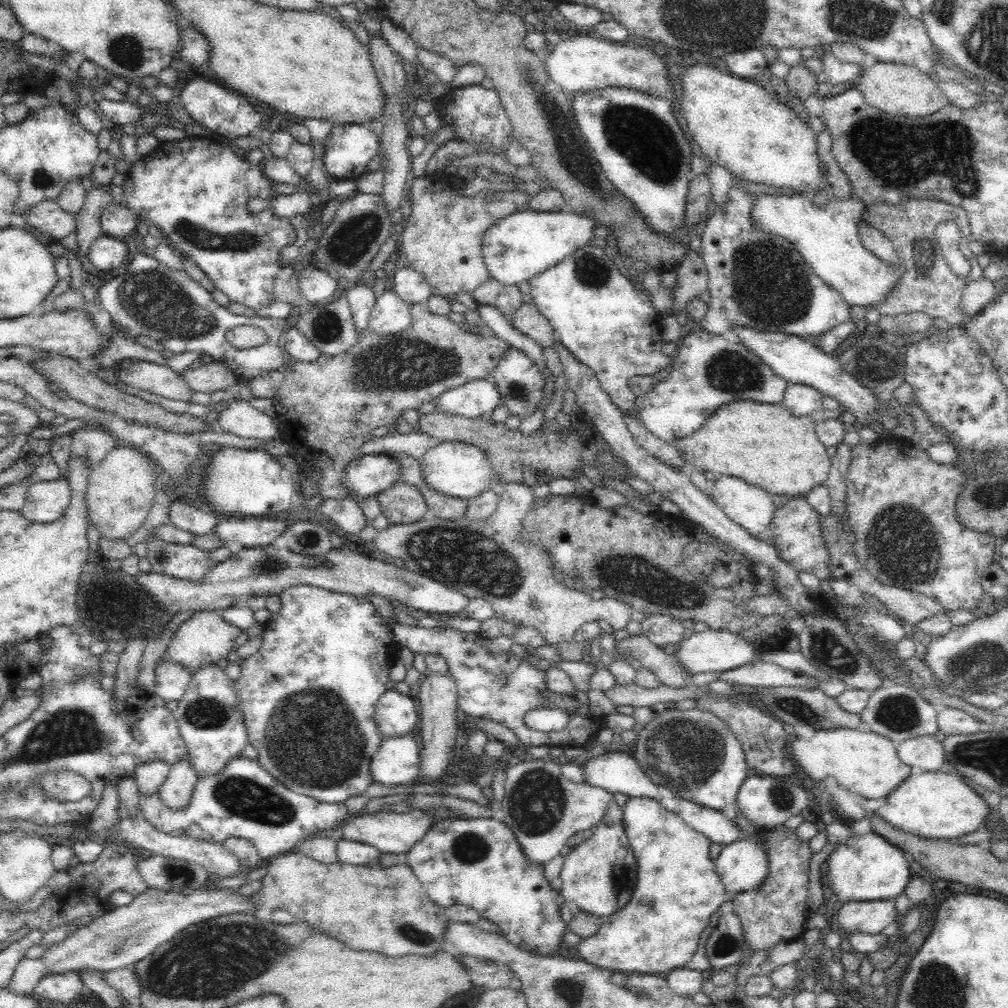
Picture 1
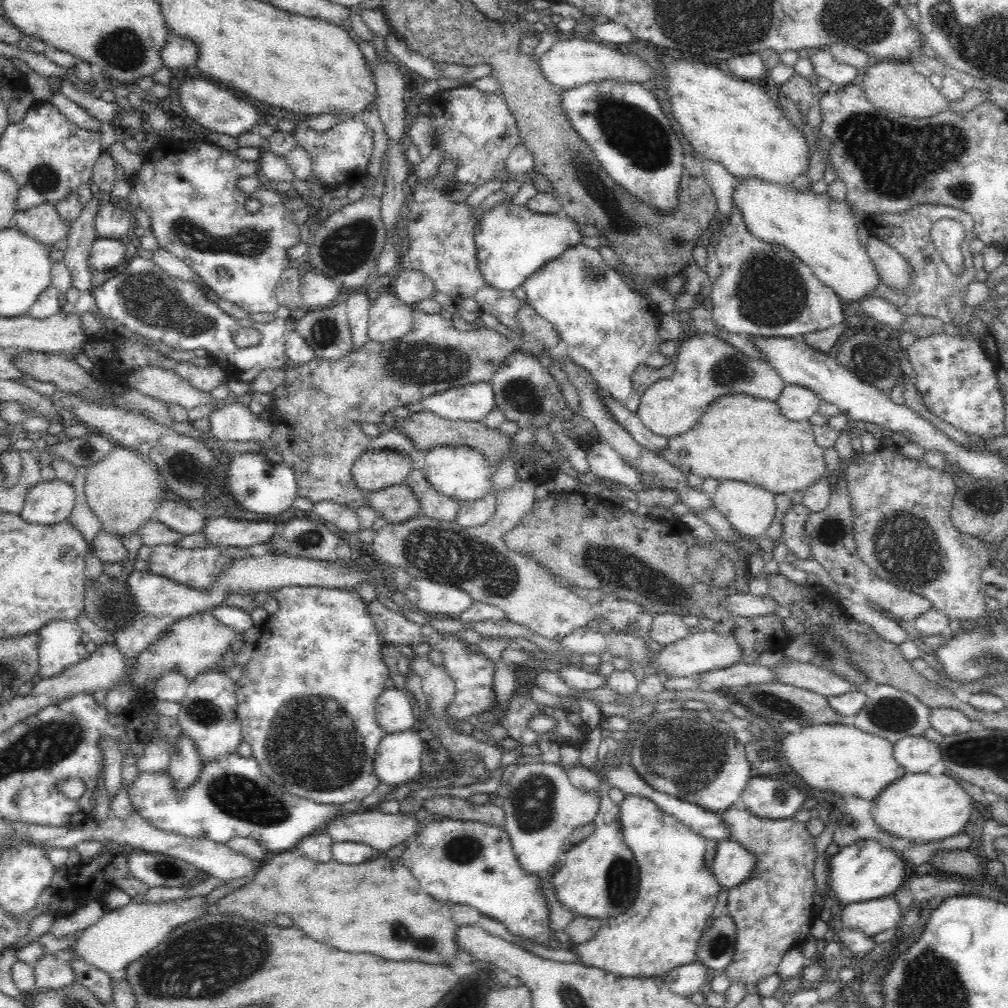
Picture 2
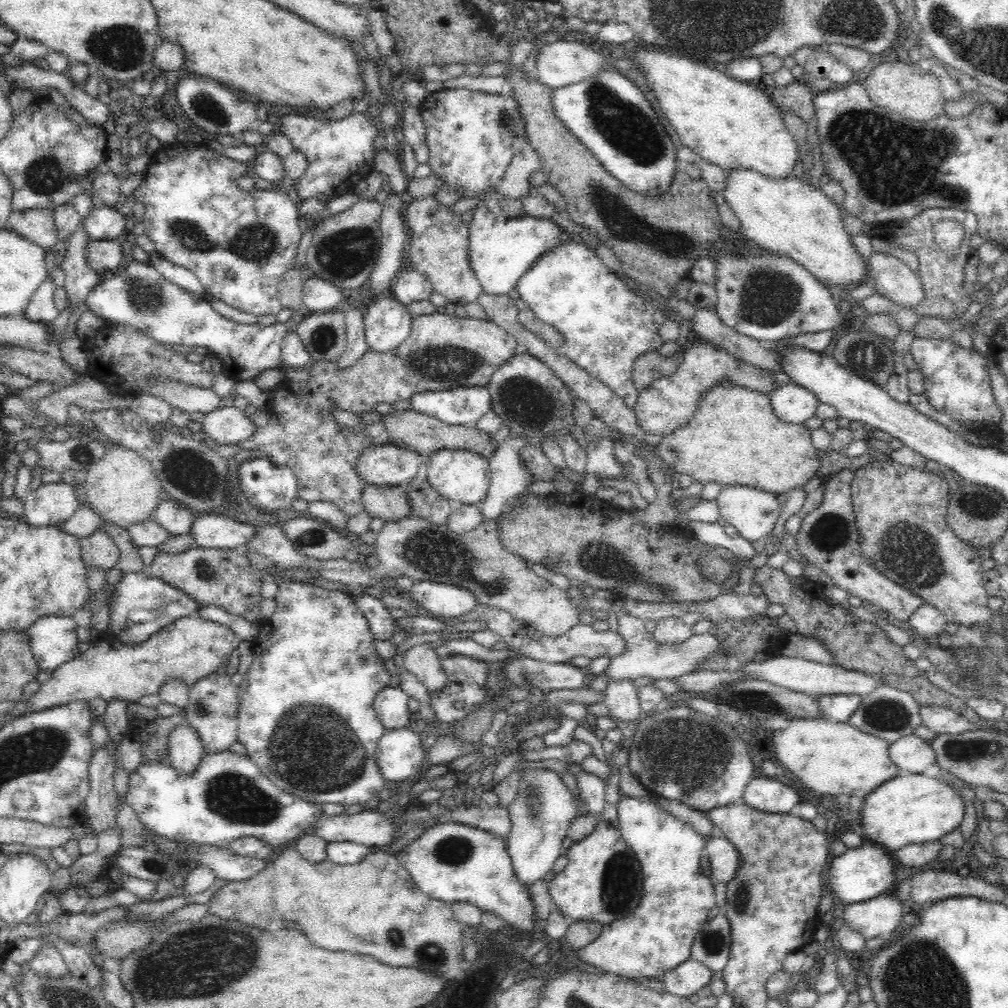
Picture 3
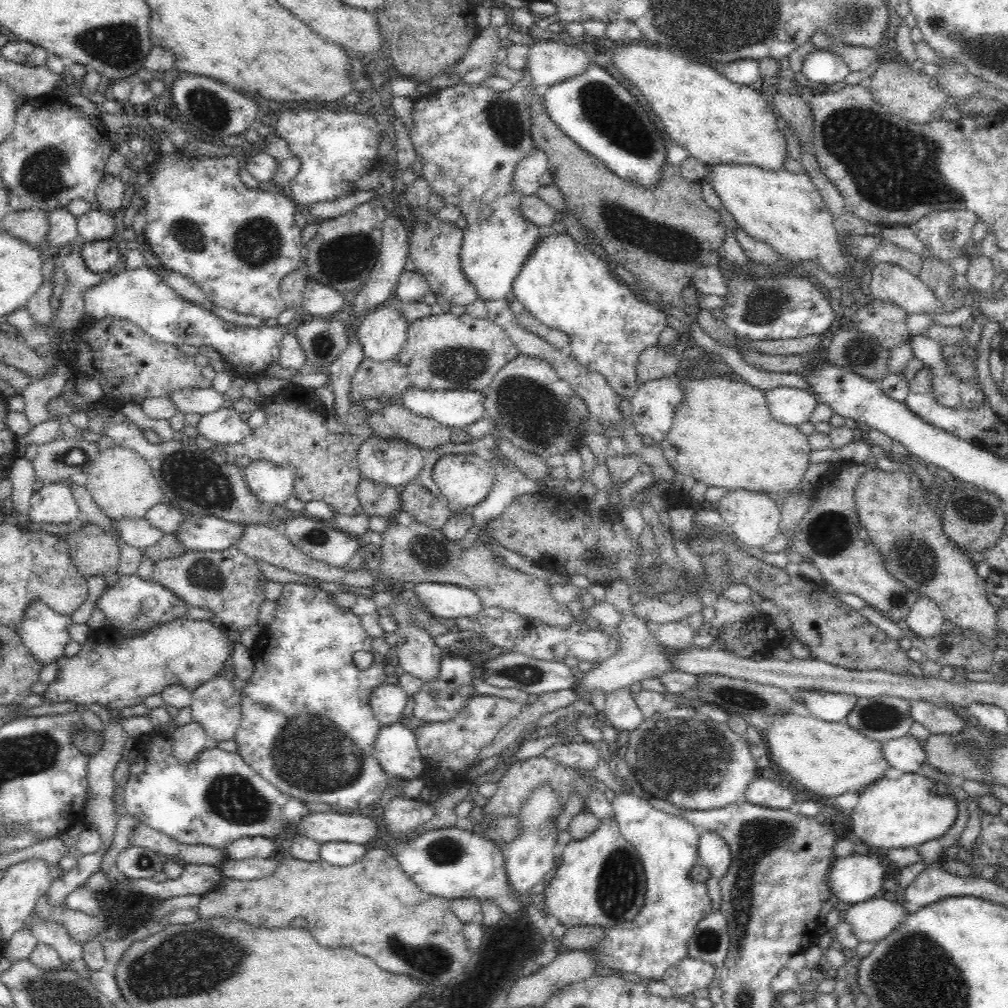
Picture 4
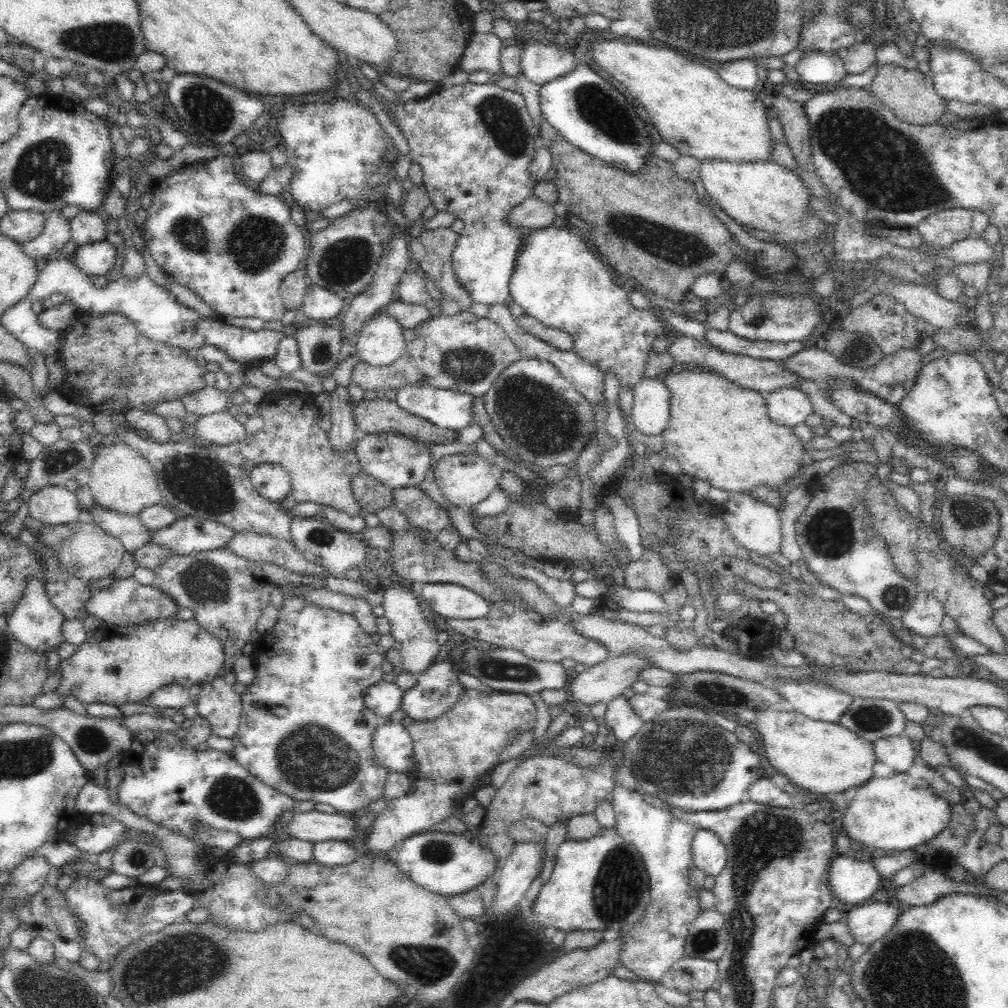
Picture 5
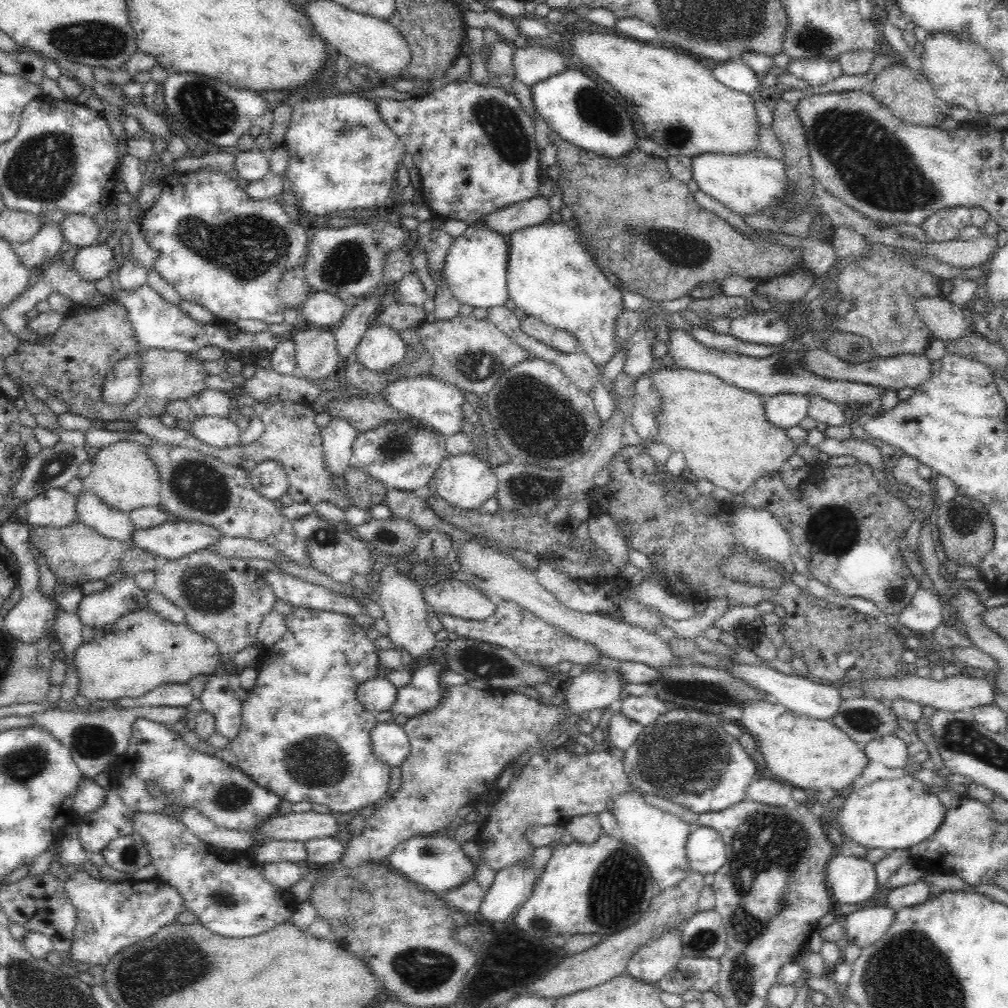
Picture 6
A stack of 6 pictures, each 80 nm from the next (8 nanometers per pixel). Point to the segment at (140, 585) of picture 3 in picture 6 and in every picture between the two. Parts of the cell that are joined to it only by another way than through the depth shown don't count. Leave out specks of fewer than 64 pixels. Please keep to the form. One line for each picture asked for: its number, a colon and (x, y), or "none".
4: (132, 605)
5: (125, 602)
6: (99, 609)

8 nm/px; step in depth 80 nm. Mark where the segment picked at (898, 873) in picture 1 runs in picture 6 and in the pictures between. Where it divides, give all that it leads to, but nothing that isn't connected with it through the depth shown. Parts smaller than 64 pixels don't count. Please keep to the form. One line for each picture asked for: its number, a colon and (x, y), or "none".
2: (865, 870)
3: (859, 874)
4: (855, 878)
5: (852, 880)
6: (851, 880)

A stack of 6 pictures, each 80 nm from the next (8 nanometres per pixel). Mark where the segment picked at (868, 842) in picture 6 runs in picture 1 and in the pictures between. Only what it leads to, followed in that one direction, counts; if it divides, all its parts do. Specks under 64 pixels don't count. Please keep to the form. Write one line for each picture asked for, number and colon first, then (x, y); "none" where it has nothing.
1: (939, 806)
2: (919, 807)
3: (910, 808)
4: (904, 812)
5: (896, 813)

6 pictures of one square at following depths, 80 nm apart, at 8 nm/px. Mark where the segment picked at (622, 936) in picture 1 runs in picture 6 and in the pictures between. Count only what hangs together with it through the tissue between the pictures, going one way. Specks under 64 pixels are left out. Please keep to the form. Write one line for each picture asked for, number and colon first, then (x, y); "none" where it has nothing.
2: (677, 893)
3: (677, 896)
4: (653, 942)
5: (652, 946)
6: (659, 836)

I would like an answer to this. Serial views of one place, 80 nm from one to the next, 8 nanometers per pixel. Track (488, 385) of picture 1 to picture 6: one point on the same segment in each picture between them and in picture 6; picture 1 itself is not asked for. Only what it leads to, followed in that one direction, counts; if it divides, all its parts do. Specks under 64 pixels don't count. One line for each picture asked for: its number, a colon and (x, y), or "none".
2: (469, 403)
3: (460, 406)
4: (453, 408)
5: (448, 409)
6: (432, 402)

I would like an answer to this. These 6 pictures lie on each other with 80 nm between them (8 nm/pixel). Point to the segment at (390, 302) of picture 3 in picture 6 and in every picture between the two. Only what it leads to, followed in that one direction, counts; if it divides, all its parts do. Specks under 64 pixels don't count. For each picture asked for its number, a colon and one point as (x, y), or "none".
4: (382, 332)
5: (380, 342)
6: (381, 347)

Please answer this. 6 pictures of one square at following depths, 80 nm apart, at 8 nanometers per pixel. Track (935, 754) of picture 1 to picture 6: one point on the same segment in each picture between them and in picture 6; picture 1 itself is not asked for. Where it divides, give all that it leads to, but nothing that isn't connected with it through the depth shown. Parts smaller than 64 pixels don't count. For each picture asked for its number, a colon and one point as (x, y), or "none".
2: (916, 754)
3: (911, 754)
4: (905, 754)
5: (897, 752)
6: (890, 750)

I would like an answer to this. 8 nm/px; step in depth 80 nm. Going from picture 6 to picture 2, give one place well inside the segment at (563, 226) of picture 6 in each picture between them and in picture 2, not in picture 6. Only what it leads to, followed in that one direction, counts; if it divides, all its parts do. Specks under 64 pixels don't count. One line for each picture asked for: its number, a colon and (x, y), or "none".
2: (609, 329)
3: (606, 326)
4: (562, 283)
5: (556, 278)

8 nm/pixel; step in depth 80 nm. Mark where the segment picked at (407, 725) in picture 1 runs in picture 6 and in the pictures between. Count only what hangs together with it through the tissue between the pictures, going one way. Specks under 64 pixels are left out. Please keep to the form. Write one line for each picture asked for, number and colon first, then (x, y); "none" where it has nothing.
2: (393, 707)
3: (390, 704)
4: (387, 701)
5: (383, 698)
6: (376, 694)

